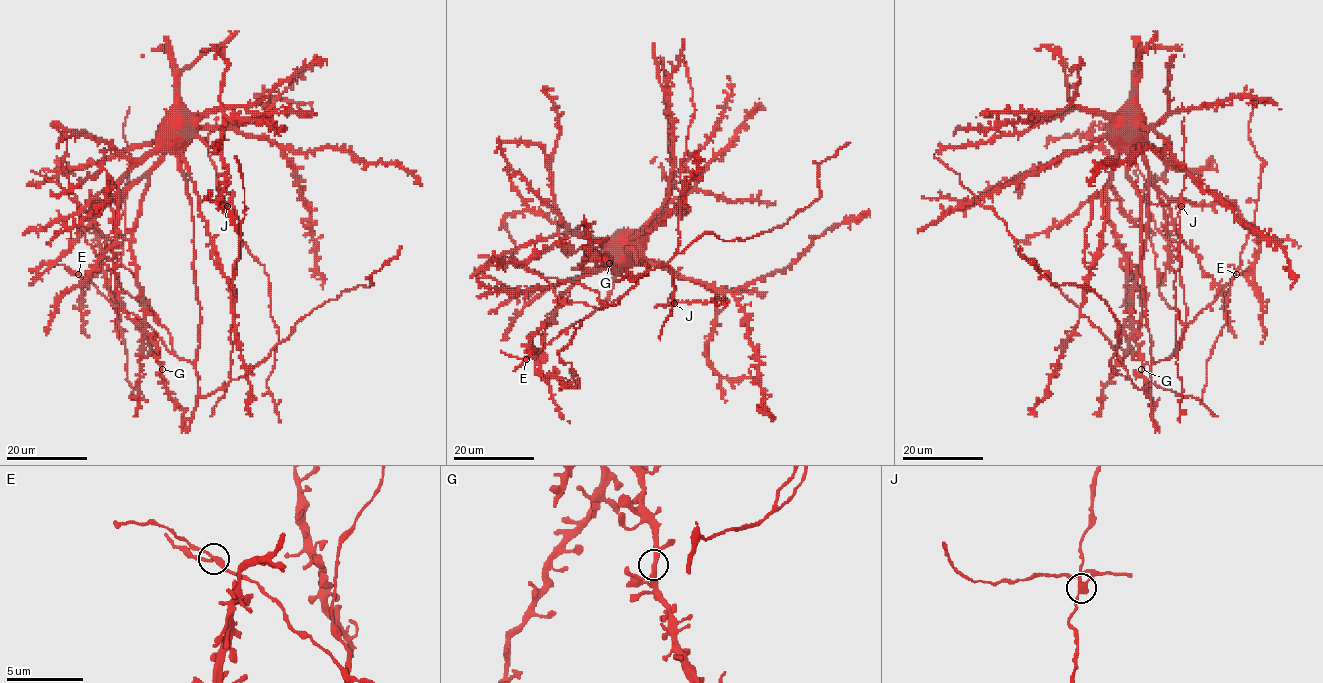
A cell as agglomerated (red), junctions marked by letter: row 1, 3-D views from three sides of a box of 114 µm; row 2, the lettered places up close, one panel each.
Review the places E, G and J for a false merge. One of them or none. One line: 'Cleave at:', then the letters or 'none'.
Cleave at: J

